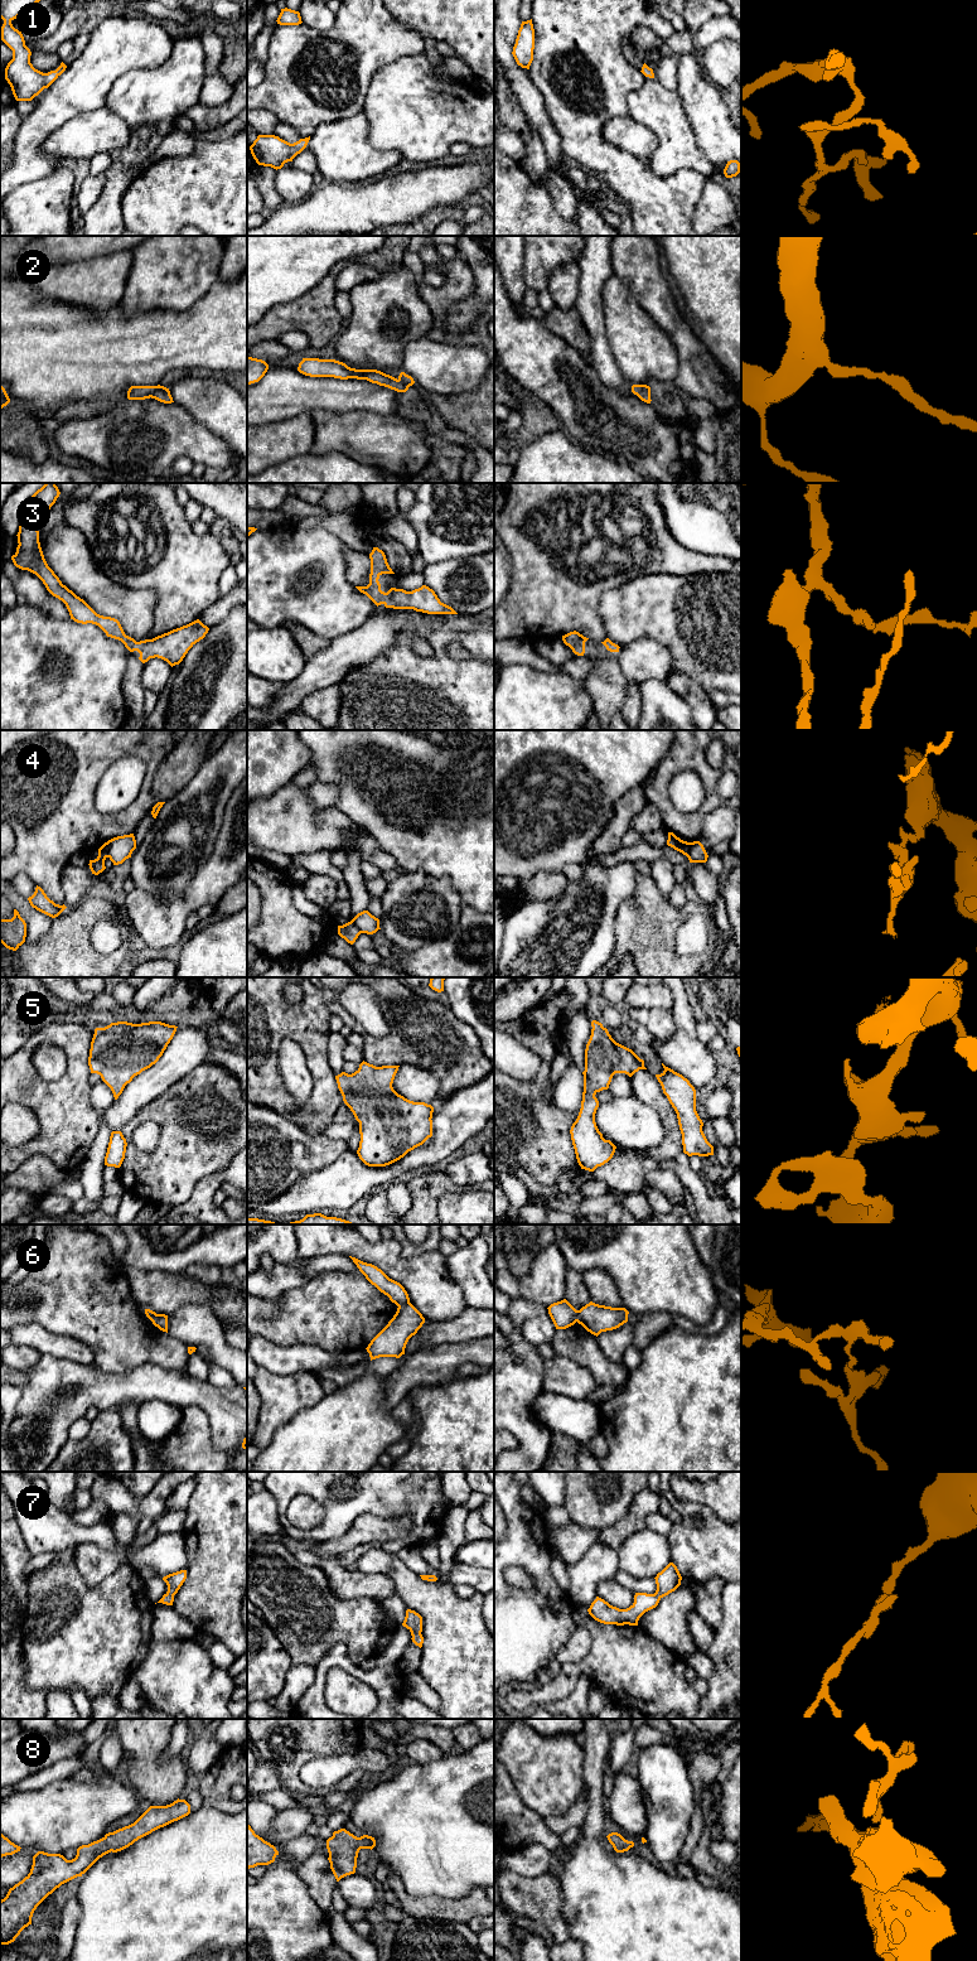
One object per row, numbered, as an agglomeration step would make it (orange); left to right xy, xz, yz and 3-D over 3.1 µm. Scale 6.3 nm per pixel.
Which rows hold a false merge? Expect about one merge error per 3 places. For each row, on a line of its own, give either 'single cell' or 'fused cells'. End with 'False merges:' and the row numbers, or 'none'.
1: single cell
2: single cell
3: single cell
4: fused cells
5: single cell
6: fused cells
7: single cell
8: single cell
False merges: 4, 6

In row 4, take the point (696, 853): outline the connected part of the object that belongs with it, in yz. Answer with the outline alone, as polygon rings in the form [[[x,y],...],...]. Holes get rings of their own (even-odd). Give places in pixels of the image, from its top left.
[[[693,841],[690,845],[687,858],[690,863],[706,863],[708,855],[700,841]]]

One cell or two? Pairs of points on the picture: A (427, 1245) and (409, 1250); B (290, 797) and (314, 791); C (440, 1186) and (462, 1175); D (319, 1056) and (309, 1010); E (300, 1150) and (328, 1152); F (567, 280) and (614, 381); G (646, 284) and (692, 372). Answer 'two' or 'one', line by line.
A: one
B: two
C: two
D: one
E: one
F: two
G: one

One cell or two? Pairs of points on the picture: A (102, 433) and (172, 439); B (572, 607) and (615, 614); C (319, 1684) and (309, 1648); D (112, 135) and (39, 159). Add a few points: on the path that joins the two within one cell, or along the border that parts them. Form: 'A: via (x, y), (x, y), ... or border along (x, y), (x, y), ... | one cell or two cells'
A: via (120, 435), (154, 436) | one cell
B: border along (617, 588), (608, 589), (599, 604), (608, 637) | two cells
C: border along (334, 1643), (315, 1667) | two cells
D: border along (61, 126), (42, 145), (47, 153), (58, 159) | two cells

